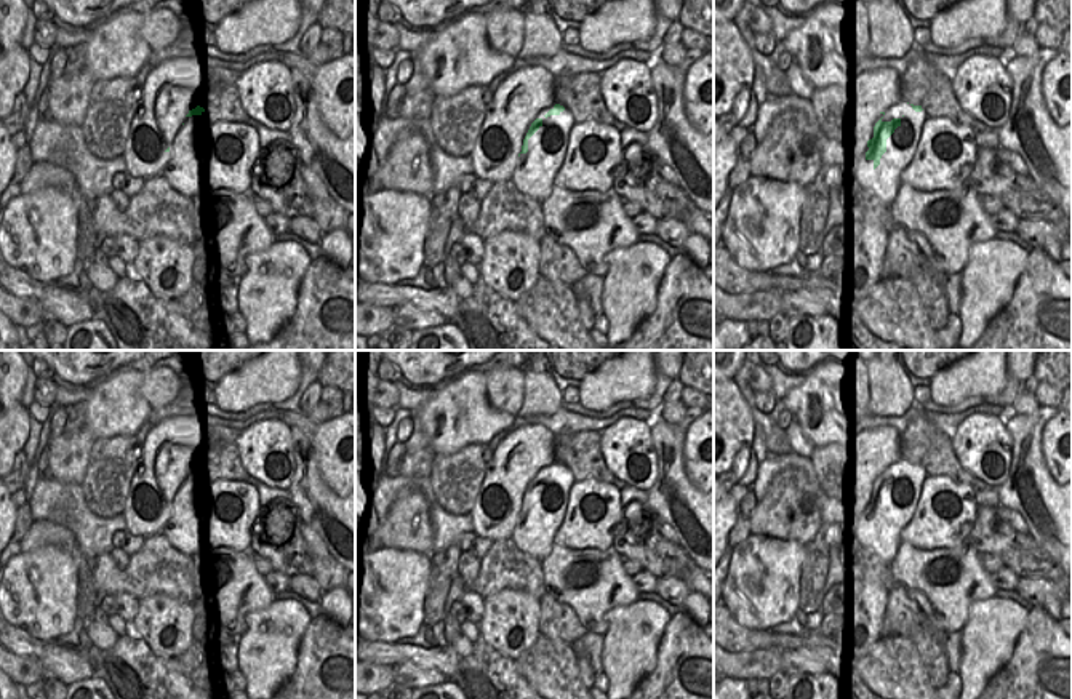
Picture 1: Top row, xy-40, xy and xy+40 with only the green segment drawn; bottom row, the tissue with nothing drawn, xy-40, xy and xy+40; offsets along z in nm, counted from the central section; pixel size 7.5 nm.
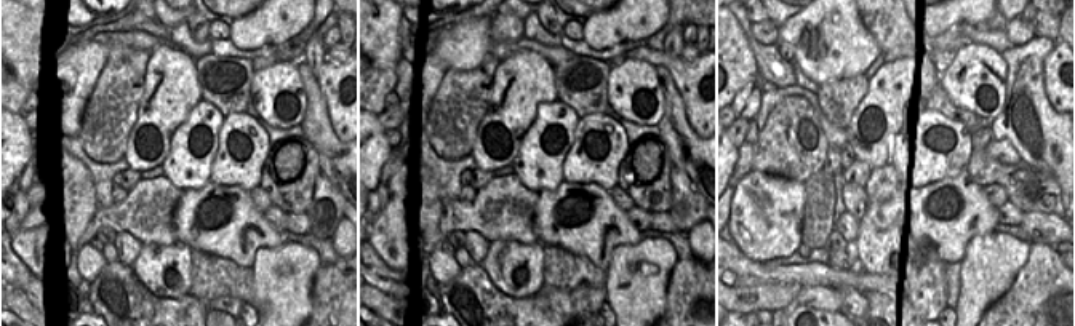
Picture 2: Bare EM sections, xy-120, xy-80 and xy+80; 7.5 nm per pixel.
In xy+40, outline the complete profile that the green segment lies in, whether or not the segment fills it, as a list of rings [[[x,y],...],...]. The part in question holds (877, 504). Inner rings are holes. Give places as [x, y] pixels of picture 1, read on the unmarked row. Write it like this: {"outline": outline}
{"outline": [[[901,461],[886,470],[874,485],[867,499],[866,518],[874,520],[874,531],[866,536],[867,549],[885,563],[893,563],[901,545],[901,531],[912,520],[926,478],[922,464]]]}

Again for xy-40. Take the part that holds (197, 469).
{"outline": [[[197,464],[186,470],[181,488],[160,513],[157,534],[178,553],[192,555],[200,545],[200,531],[208,517],[216,483],[214,475]]]}

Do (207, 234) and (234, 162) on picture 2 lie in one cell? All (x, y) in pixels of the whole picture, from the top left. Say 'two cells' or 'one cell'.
two cells

